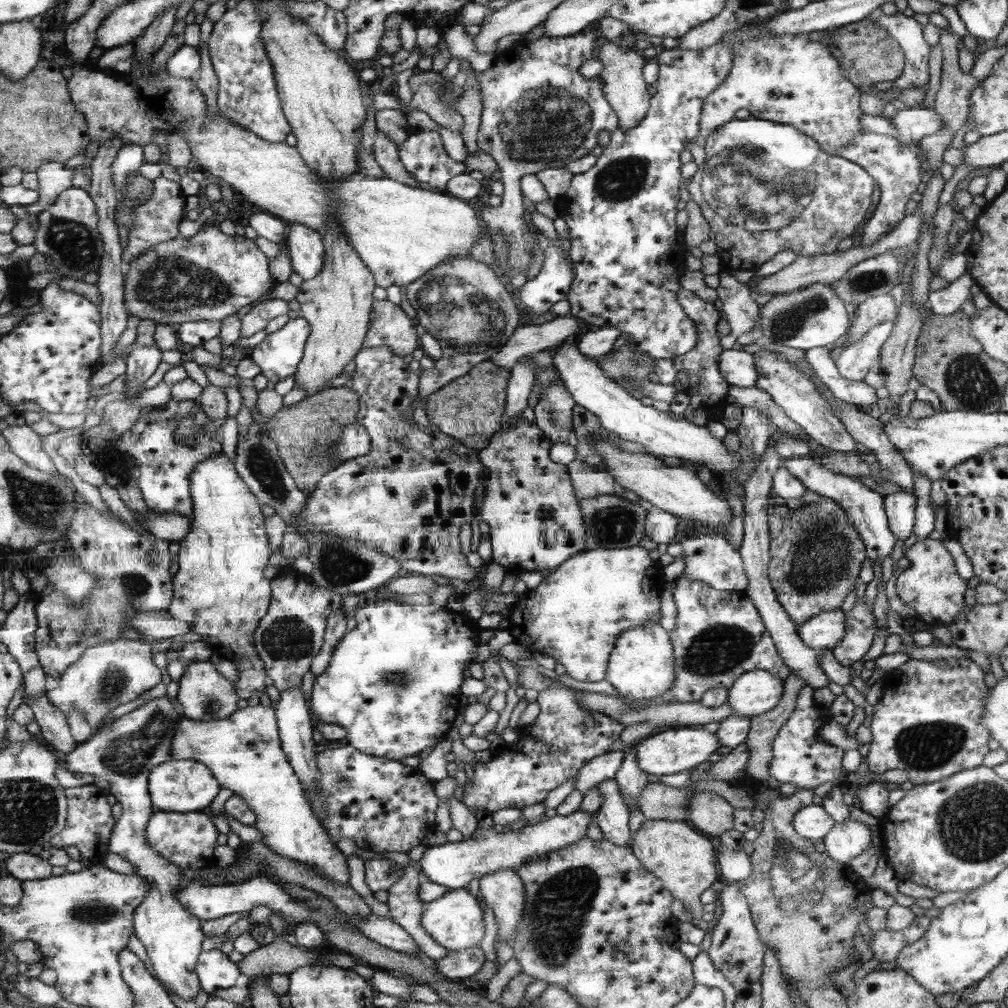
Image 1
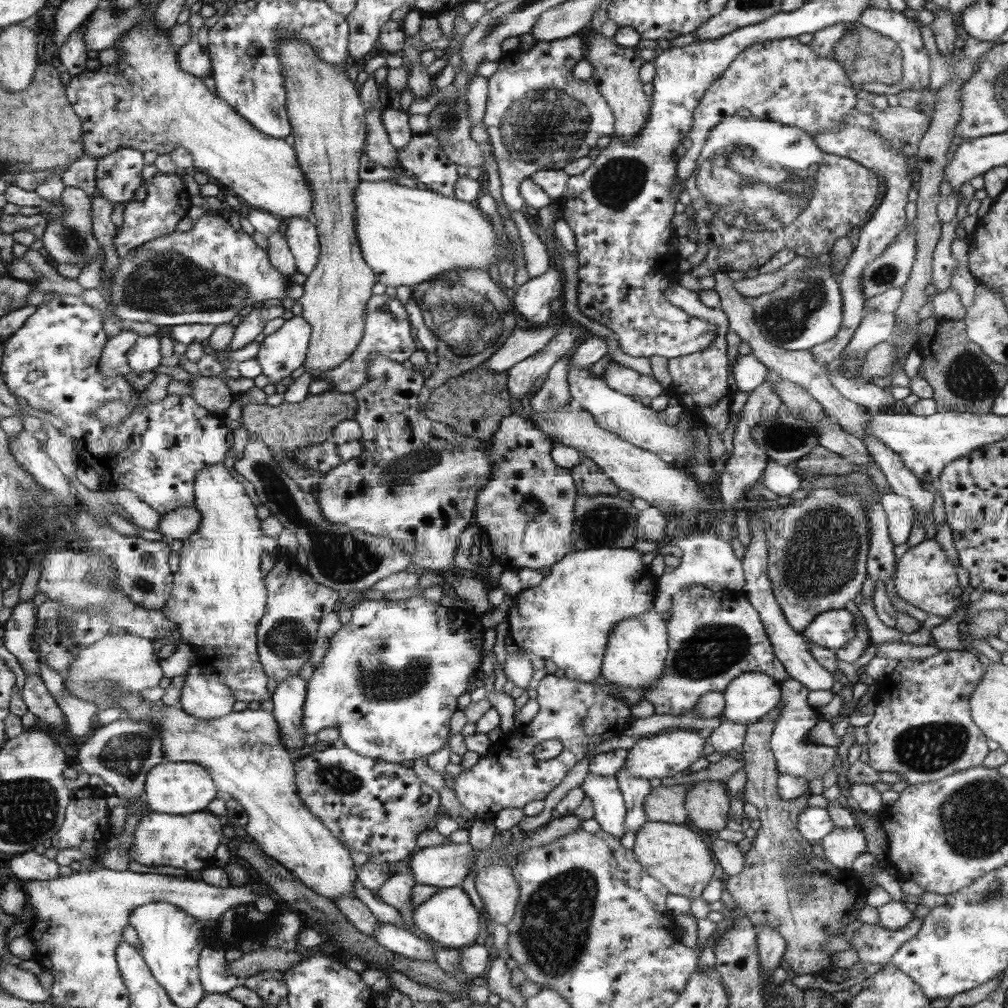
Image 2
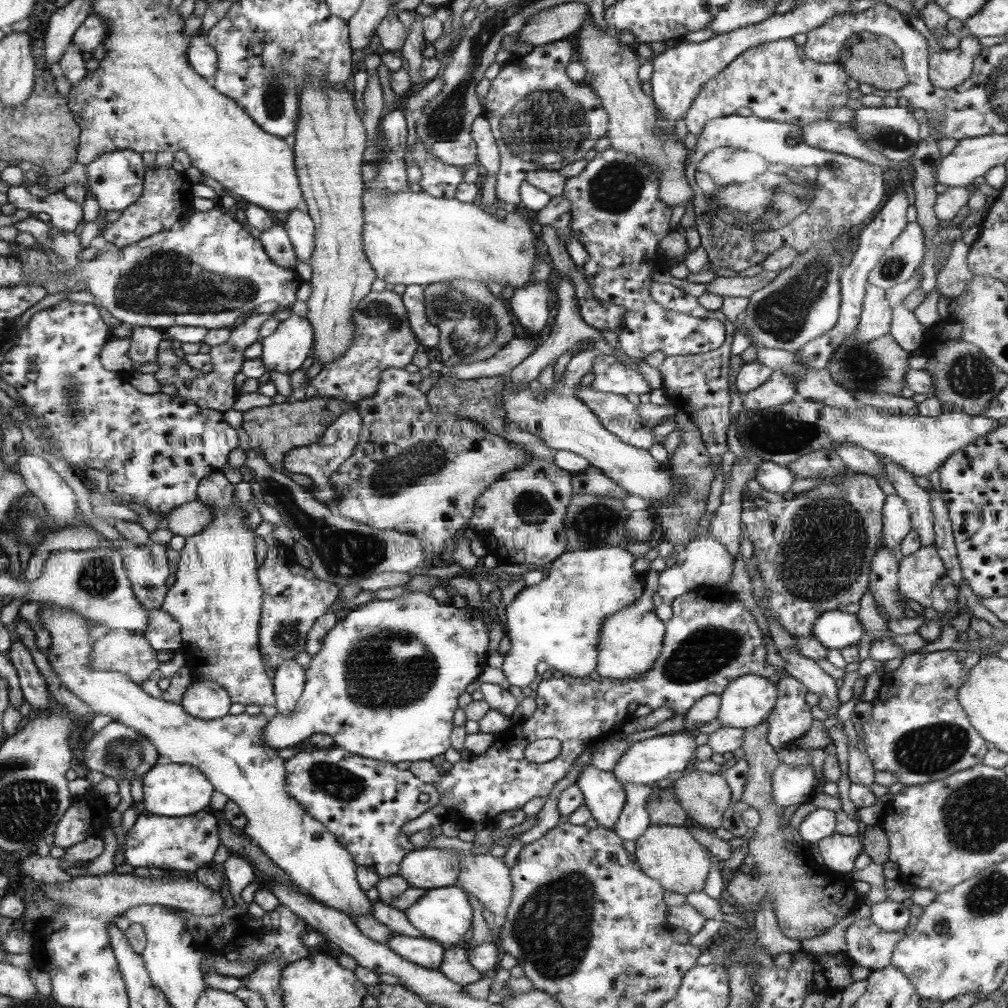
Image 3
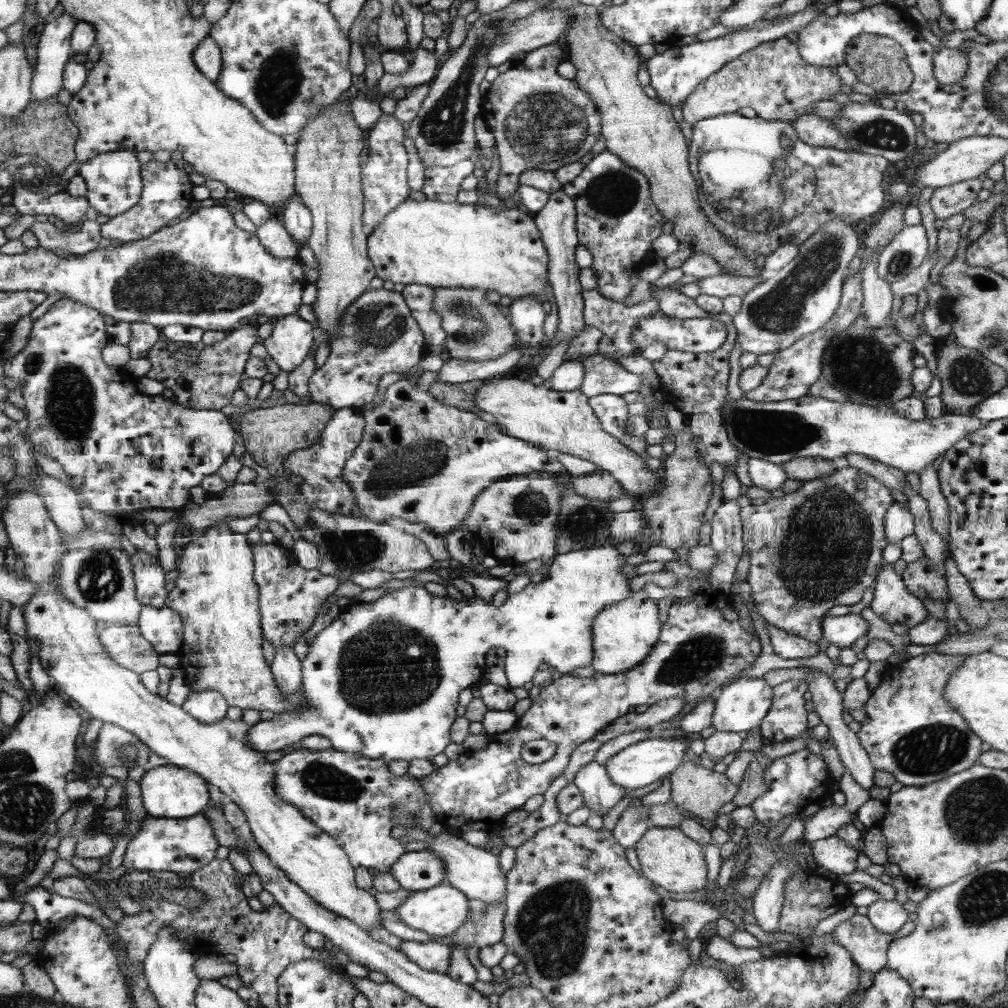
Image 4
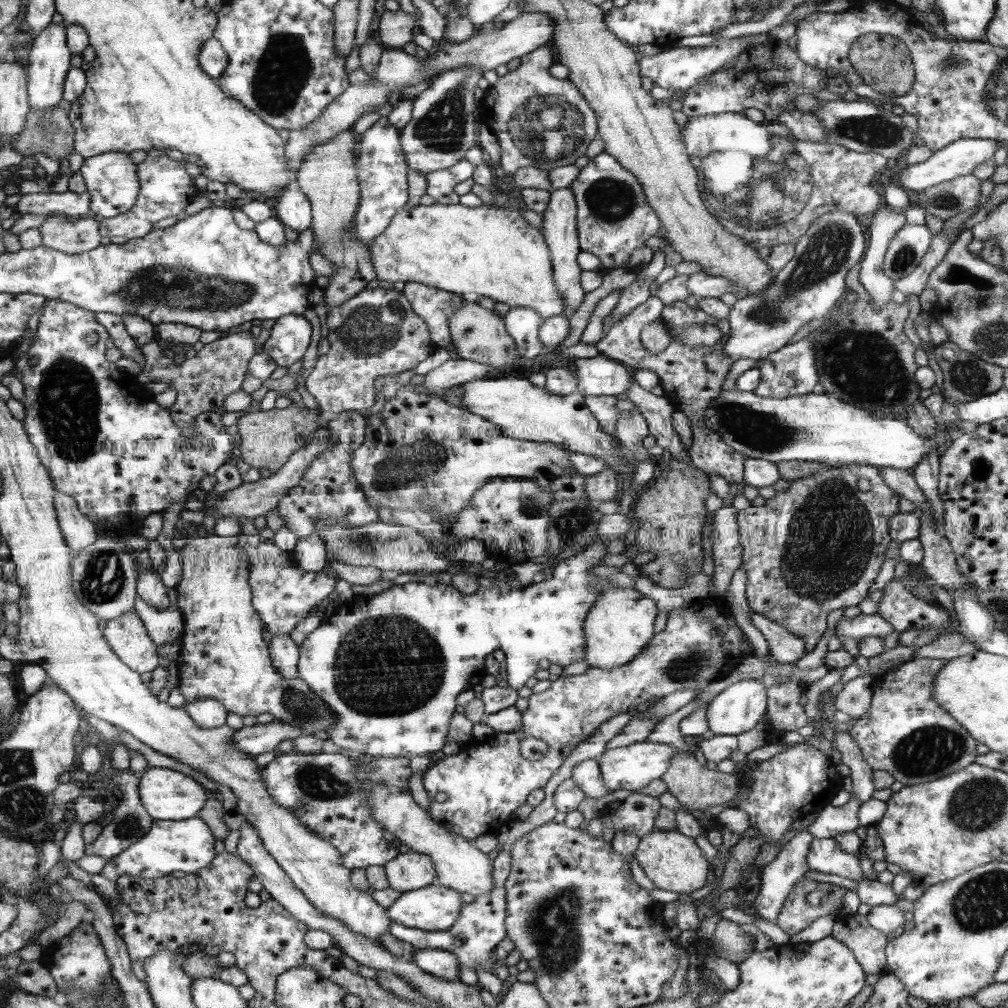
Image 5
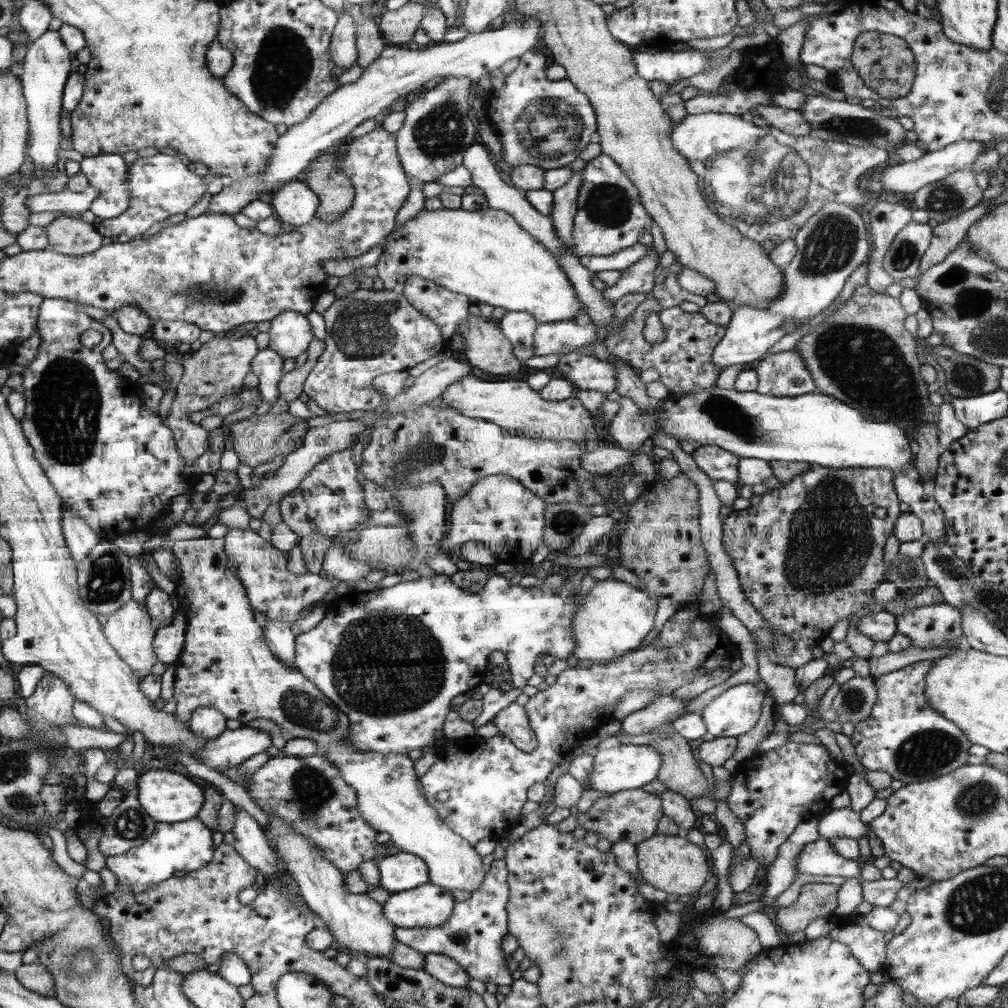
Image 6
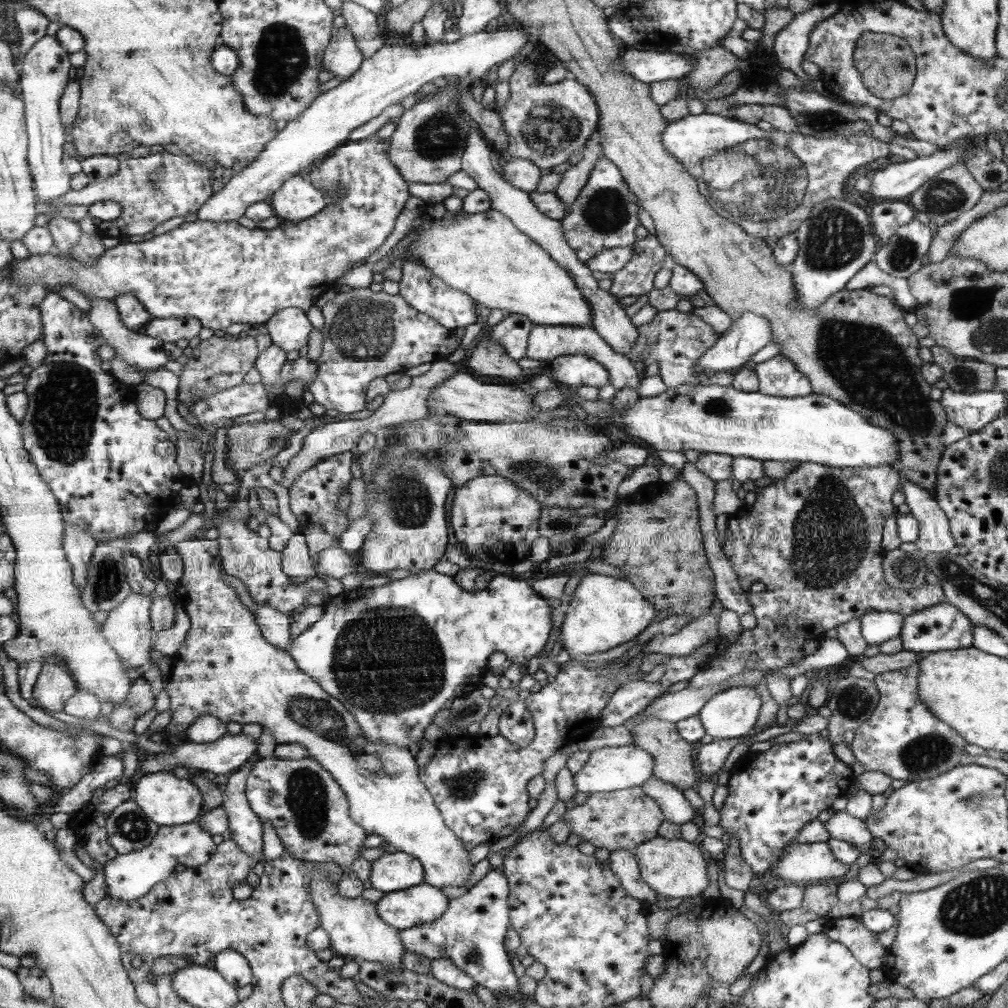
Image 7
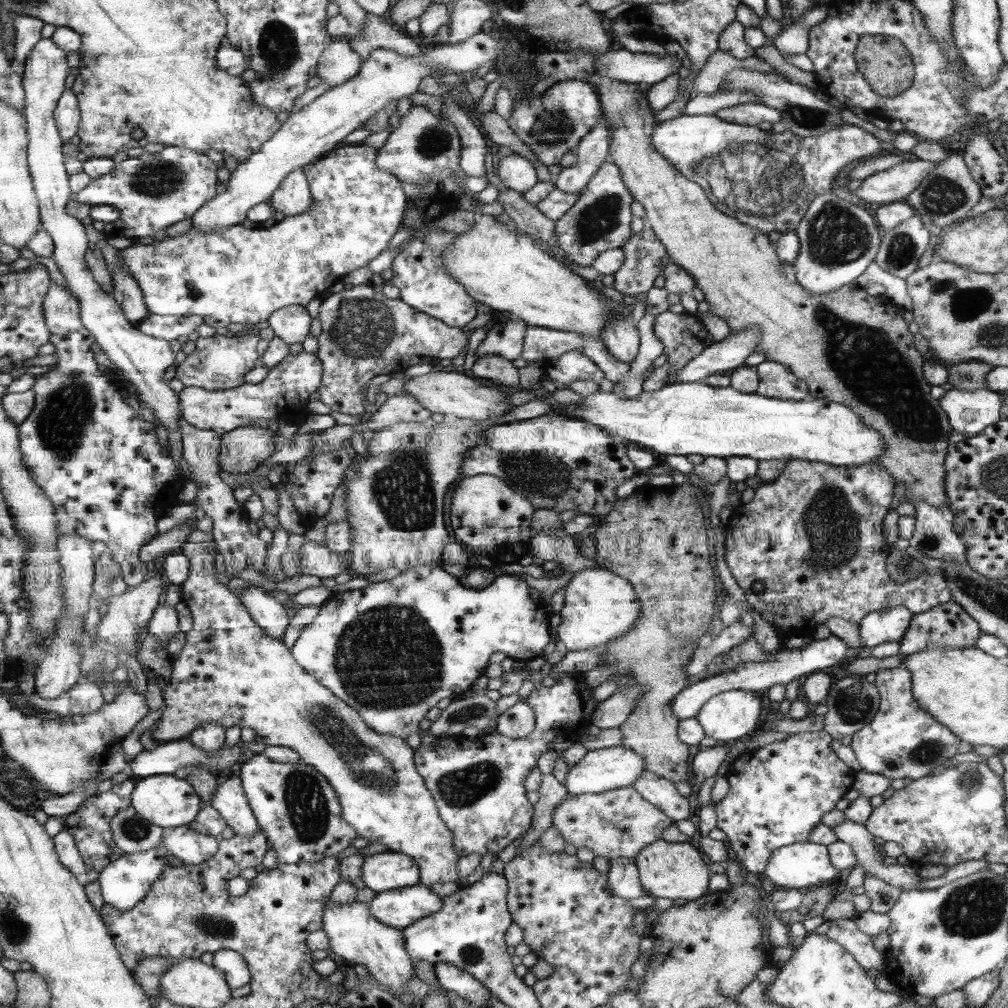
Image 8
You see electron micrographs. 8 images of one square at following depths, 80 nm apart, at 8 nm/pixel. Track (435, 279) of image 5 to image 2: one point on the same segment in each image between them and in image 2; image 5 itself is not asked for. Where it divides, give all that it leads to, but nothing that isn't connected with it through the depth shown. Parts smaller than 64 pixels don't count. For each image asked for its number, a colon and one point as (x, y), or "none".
2: (407, 235)
3: (413, 238)
4: (436, 243)

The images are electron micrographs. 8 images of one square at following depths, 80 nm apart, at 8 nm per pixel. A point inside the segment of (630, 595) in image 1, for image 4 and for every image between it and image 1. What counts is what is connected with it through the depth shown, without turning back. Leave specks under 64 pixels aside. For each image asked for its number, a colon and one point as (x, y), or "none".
2: (568, 618)
3: (558, 621)
4: (382, 681)

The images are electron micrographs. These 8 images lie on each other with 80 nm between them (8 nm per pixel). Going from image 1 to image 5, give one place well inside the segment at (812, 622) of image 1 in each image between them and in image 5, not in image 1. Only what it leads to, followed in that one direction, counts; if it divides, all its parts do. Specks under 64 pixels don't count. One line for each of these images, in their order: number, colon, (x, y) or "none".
2: (831, 629)
3: (834, 629)
4: (843, 631)
5: (863, 625)

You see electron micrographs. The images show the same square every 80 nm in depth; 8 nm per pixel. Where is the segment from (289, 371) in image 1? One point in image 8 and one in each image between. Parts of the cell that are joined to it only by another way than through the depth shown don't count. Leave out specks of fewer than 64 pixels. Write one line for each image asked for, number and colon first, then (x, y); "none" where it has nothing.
2: (281, 353)
3: (284, 351)
4: (288, 345)
5: (290, 336)
6: (290, 334)
7: (289, 329)
8: (291, 324)

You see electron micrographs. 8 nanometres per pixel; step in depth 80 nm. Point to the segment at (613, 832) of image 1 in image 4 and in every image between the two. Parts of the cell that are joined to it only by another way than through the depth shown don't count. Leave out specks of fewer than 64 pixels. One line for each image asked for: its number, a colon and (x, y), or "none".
2: (608, 801)
3: (605, 796)
4: (600, 794)

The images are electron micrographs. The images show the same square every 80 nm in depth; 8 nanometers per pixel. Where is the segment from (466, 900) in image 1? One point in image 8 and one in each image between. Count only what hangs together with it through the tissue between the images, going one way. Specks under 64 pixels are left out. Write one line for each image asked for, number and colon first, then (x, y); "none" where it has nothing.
2: (449, 918)
3: (444, 914)
4: (440, 911)
5: (435, 908)
6: (430, 905)
7: (414, 906)
8: (399, 908)

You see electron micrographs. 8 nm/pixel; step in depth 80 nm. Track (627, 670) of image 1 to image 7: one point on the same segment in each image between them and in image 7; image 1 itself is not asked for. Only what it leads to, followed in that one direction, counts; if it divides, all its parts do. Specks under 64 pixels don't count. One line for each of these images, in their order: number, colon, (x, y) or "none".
2: (636, 655)
3: (632, 640)
4: (625, 633)
5: (621, 625)
6: (613, 619)
7: (605, 612)

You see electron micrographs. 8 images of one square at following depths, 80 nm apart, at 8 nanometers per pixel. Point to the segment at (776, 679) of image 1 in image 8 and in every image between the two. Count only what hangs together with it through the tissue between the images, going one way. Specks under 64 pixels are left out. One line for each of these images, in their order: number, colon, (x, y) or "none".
2: (751, 695)
3: (747, 701)
4: (740, 706)
5: (739, 707)
6: (734, 712)
7: (732, 713)
8: (734, 715)

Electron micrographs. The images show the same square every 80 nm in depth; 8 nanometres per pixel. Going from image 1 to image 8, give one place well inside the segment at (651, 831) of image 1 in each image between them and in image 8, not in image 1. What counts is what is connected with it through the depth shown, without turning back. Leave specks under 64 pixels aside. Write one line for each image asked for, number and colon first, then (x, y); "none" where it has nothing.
2: (679, 858)
3: (671, 854)
4: (672, 859)
5: (672, 860)
6: (671, 863)
7: (676, 868)
8: (673, 870)

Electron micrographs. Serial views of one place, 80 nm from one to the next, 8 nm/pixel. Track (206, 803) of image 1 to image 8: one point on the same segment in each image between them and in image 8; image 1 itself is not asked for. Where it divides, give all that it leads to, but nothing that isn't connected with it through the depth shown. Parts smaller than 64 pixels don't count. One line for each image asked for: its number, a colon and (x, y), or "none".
2: (181, 788)
3: (170, 789)
4: (168, 791)
5: (167, 794)
6: (166, 796)
7: (164, 799)
8: (163, 800)

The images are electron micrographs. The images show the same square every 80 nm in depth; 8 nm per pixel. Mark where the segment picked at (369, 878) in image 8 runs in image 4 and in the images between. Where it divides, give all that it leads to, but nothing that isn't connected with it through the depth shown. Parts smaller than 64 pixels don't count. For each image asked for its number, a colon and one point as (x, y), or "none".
4: (415, 871)
5: (412, 871)
6: (400, 872)
7: (394, 871)

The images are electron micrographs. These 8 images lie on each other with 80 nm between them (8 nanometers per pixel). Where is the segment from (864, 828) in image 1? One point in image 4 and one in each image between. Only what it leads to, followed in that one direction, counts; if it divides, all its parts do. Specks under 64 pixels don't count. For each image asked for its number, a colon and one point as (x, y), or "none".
2: (842, 847)
3: (839, 852)
4: (832, 853)

